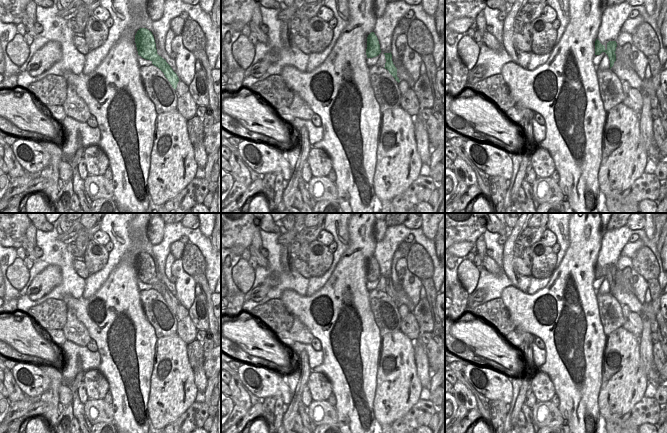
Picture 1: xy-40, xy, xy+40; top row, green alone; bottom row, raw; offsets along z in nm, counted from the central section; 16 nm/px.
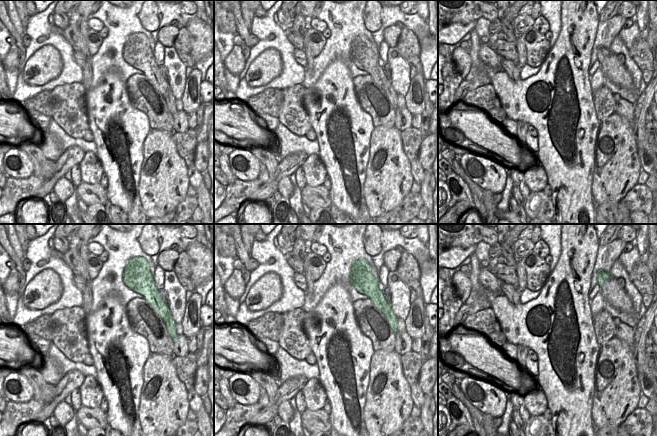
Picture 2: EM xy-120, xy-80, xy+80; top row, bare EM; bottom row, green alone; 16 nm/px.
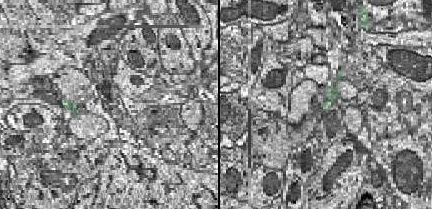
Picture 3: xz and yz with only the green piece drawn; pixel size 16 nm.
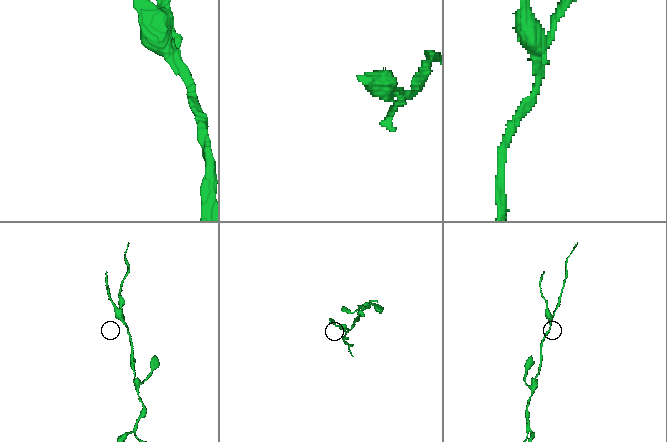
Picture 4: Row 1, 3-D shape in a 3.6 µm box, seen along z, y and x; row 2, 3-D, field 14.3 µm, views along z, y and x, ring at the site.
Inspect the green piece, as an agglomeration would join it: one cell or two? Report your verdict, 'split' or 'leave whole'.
split

